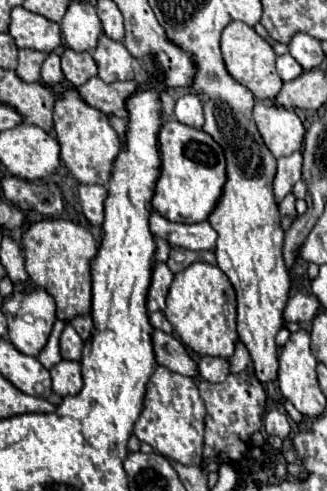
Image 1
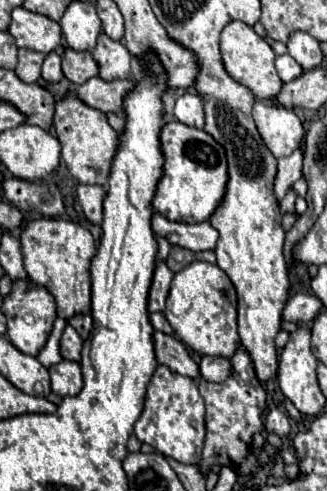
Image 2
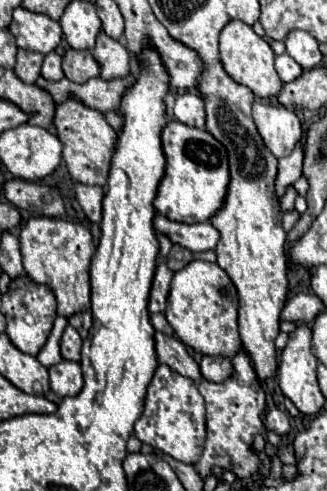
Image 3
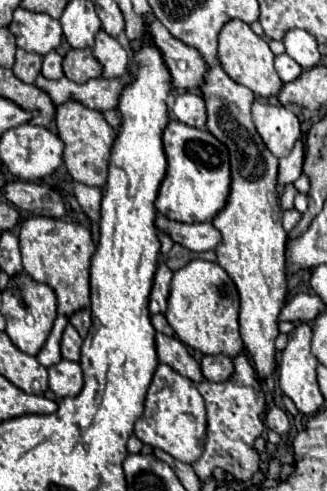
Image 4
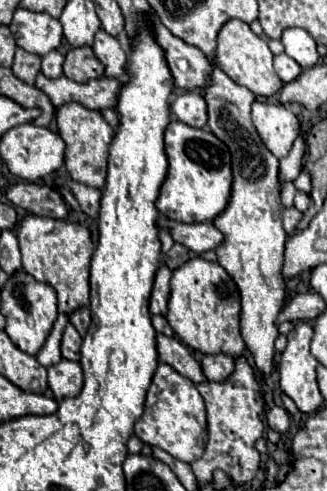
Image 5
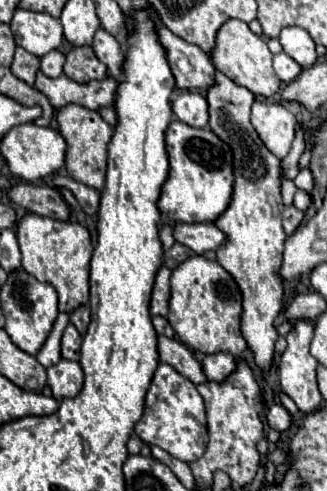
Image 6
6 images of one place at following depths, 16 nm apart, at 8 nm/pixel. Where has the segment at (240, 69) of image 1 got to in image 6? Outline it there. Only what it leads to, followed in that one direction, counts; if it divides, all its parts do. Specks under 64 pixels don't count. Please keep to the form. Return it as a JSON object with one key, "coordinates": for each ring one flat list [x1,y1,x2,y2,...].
{"coordinates":[[226,20,218,34,216,34,216,44,210,52,212,64,230,80,234,80,238,86,248,88,256,96,274,96,280,88,280,80,272,68,272,52,268,50,266,42,256,36,246,22,242,20]]}

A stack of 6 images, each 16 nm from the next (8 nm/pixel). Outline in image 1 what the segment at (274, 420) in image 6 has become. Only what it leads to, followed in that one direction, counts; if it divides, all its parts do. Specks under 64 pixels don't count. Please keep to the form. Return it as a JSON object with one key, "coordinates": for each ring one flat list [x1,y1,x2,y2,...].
{"coordinates":[[272,410,266,414,266,420,264,420,264,428,268,434,276,434,280,438,286,438,290,434,290,424,288,424,288,416,278,412,278,410]]}

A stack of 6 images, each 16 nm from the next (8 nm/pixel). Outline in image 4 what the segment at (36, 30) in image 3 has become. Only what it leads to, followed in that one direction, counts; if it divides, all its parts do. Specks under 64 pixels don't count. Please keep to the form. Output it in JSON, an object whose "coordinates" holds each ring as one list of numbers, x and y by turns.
{"coordinates":[[24,8,14,10,10,32,16,36,20,48,42,56,58,48,62,42,62,26,58,20]]}

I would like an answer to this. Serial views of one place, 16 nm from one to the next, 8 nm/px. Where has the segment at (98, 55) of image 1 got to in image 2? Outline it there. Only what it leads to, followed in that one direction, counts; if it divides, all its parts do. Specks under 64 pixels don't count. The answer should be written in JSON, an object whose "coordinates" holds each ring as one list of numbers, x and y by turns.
{"coordinates":[[104,32,98,36,96,48,92,52,94,60,100,66,100,78,110,82,110,80,124,80,132,76,132,56,126,50,124,44,120,44,118,40,108,38]]}

